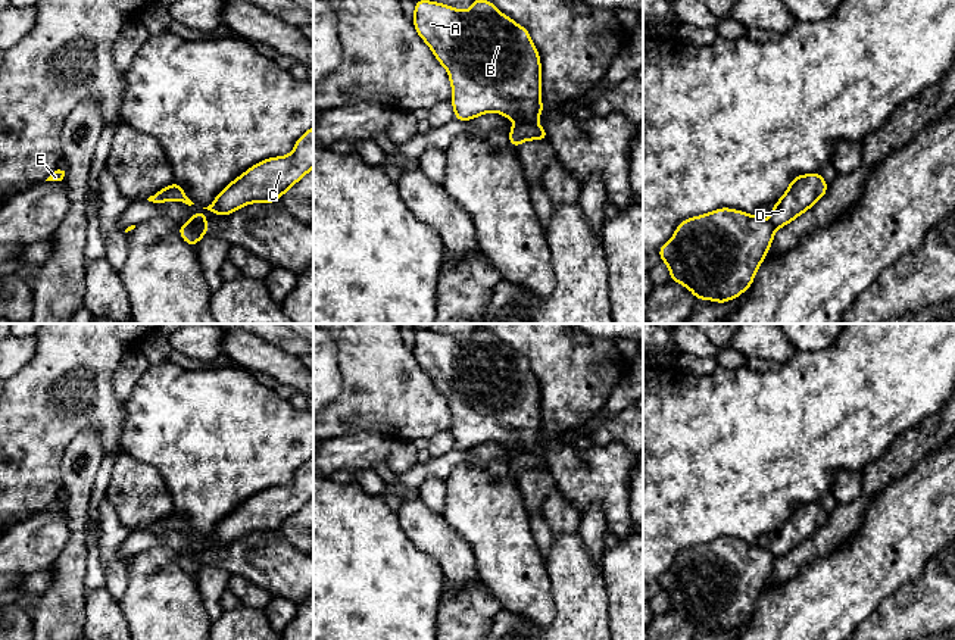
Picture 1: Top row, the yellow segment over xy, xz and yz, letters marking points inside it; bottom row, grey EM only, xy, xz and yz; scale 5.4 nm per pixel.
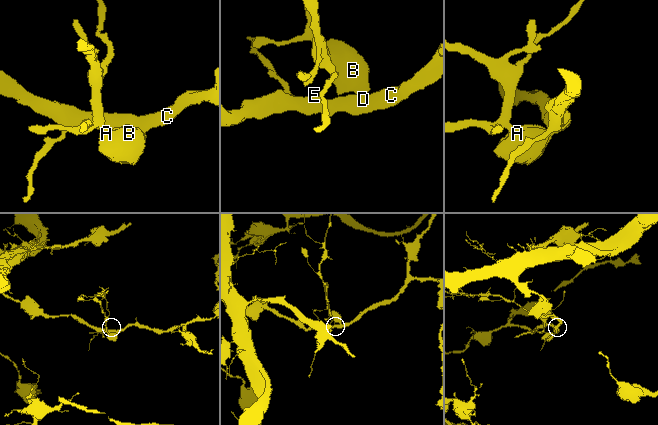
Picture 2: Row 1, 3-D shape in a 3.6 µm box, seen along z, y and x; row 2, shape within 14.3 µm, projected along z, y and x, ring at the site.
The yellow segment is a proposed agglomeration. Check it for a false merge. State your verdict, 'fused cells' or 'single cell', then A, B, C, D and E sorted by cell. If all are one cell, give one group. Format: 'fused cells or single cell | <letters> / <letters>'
fused cells | A B / C D E

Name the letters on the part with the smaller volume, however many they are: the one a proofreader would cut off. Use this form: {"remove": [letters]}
{"remove": ["A", "B"]}

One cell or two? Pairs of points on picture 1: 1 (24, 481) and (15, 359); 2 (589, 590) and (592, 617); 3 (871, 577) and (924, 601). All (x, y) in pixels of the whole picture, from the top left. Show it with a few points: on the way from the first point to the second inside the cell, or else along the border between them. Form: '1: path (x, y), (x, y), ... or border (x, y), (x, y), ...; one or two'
1: border (36, 342), (33, 356), (15, 374); two
2: path (589, 596), (589, 611); one
3: border (924, 567), (918, 576), (890, 593), (874, 614); two

